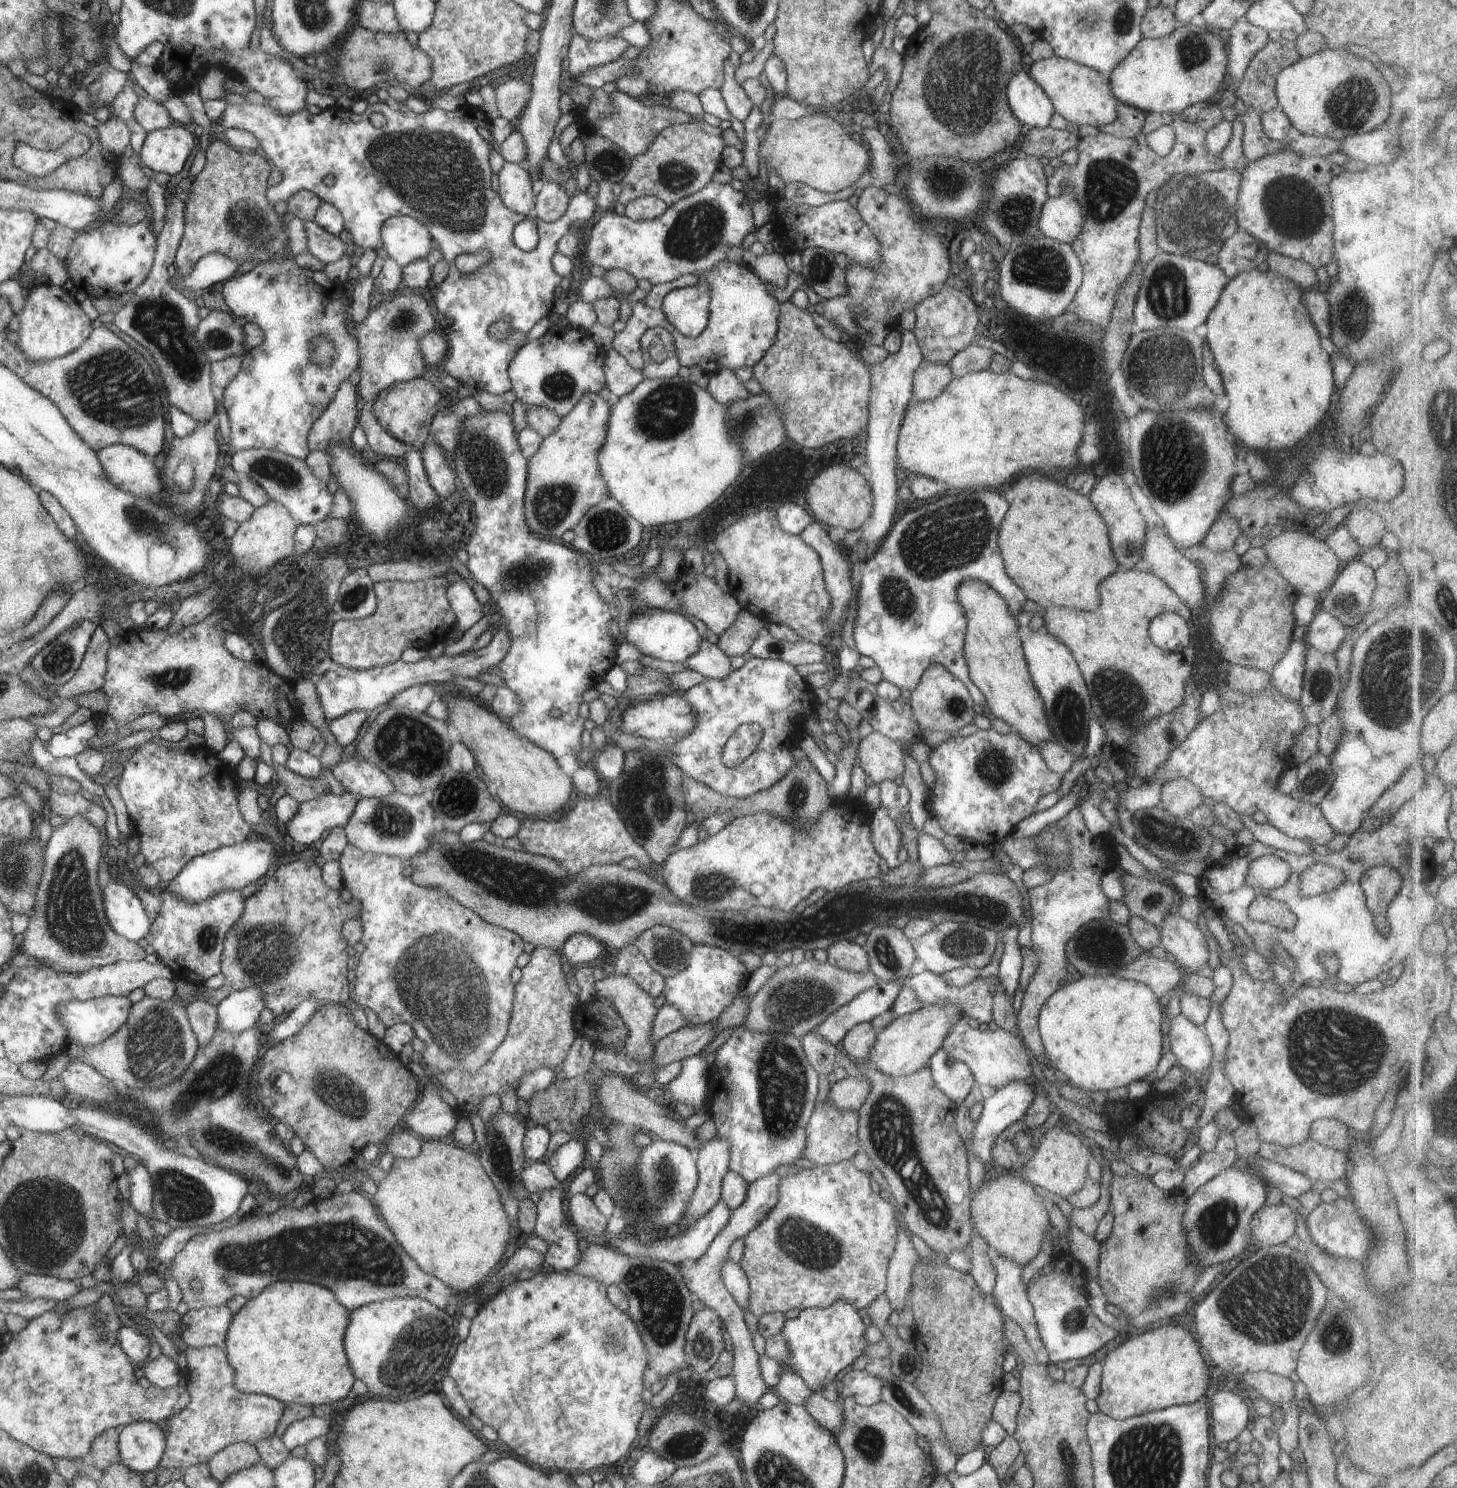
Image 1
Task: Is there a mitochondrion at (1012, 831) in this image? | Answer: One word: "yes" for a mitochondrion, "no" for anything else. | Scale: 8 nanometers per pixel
no

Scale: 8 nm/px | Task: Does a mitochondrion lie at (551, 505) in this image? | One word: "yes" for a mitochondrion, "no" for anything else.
yes

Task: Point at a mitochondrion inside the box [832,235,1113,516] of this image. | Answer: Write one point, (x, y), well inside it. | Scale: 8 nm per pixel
(1041, 267)

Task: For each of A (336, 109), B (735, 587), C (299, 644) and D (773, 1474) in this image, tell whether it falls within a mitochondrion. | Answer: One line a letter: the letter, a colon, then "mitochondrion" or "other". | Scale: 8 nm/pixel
A: other
B: other
C: mitochondrion
D: mitochondrion

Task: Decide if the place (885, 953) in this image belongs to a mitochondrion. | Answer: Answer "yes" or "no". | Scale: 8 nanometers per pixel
yes

